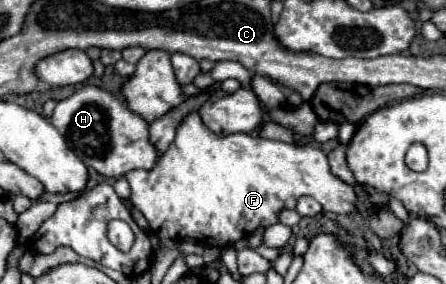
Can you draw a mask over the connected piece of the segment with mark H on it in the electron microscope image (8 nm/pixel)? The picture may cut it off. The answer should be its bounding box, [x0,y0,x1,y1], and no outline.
[51,84,159,178]

